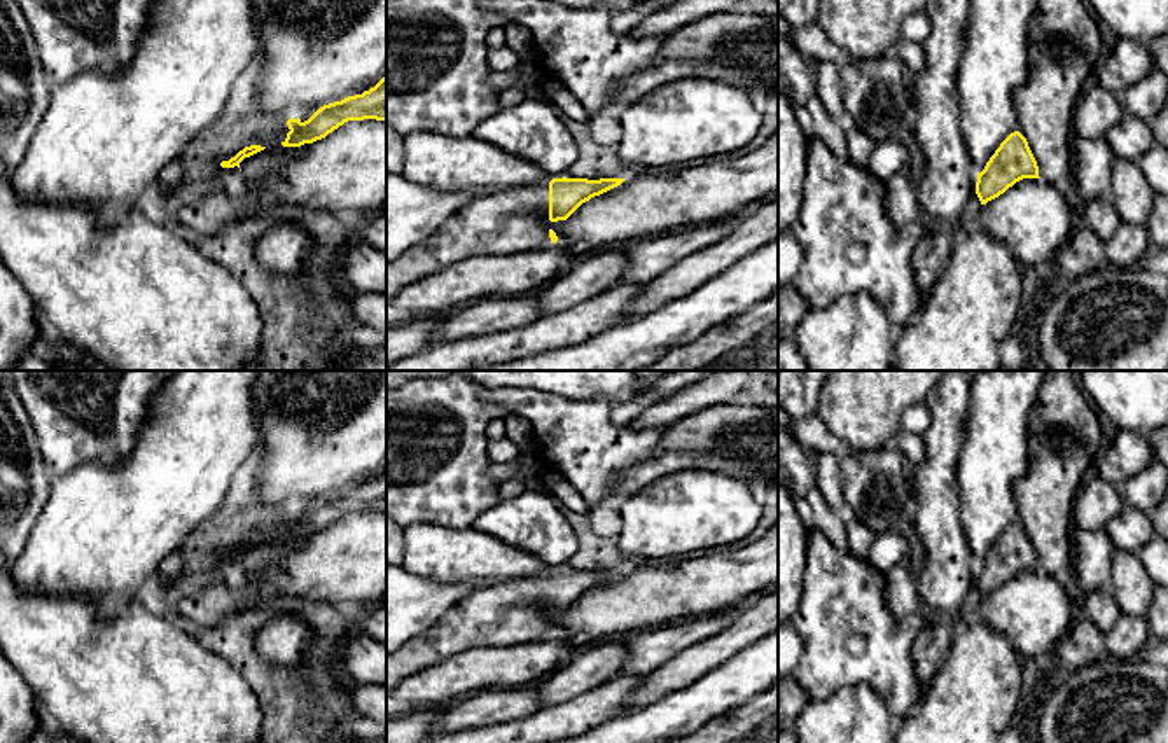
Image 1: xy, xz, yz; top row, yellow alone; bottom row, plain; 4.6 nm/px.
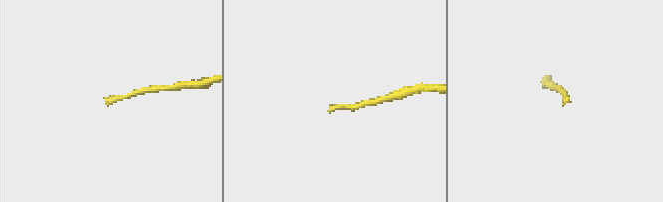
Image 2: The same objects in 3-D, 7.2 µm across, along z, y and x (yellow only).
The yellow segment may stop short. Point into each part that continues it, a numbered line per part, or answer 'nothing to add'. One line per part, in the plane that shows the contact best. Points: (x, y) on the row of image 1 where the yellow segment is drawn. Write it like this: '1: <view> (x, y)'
1: yz (1063, 46)

